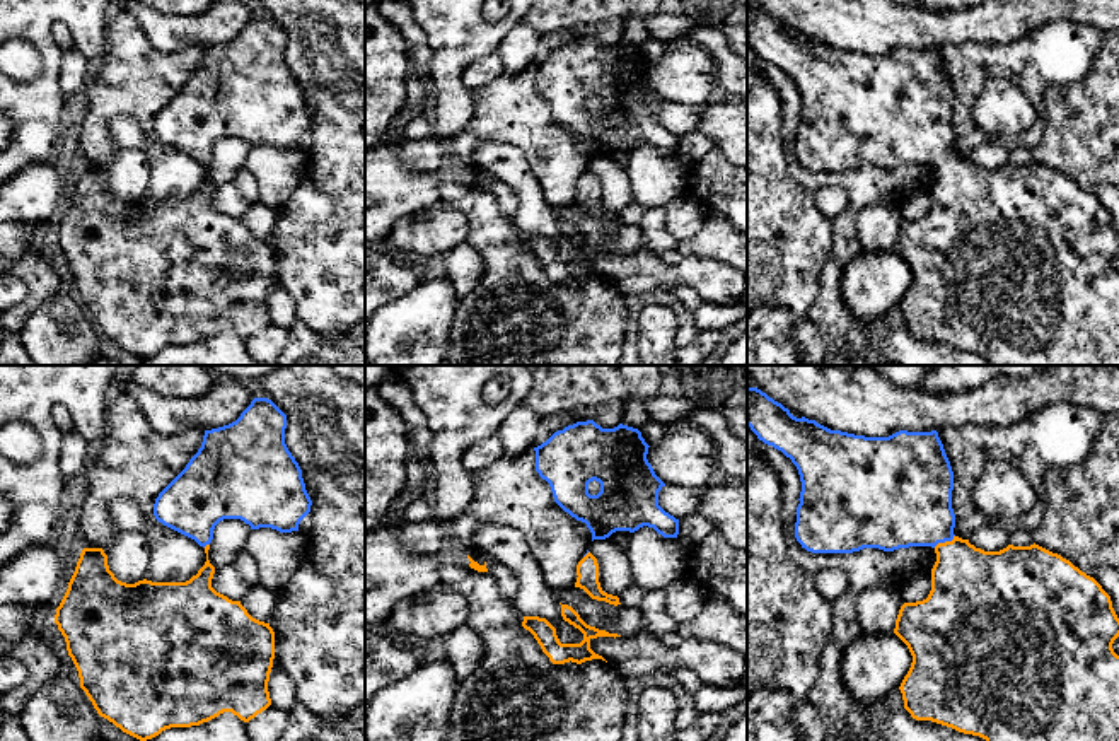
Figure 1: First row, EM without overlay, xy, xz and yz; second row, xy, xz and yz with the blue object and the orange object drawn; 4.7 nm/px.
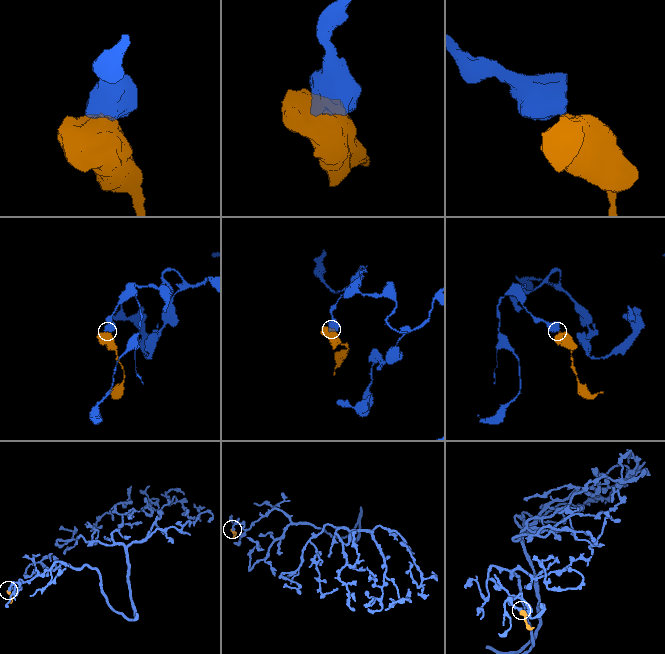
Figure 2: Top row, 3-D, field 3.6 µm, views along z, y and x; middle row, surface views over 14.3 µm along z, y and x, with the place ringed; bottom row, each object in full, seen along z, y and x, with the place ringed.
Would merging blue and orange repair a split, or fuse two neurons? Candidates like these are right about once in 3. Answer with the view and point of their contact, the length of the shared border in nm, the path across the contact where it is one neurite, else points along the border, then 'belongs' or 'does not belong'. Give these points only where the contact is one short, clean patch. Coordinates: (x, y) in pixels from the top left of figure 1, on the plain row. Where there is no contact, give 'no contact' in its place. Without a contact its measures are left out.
meets blue in yz at (944, 159); contact 120 nm long; runs through yz (908, 120), (944, 159), (969, 205); belongs

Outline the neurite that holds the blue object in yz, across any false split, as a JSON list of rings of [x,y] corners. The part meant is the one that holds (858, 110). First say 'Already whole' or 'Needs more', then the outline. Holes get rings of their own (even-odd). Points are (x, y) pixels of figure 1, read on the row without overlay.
Needs more. [[[747,5],[747,43],[798,87],[802,109],[795,155],[807,169],[935,167],[928,215],[904,220],[894,246],[913,273],[899,304],[904,326],[913,336],[979,353],[991,365],[1119,365],[1119,273],[1112,266],[1119,254],[1119,236],[1110,213],[1070,178],[1035,160],[984,169],[955,154],[954,89],[936,48],[899,48],[889,55],[831,48],[815,38],[793,34],[757,5]]]

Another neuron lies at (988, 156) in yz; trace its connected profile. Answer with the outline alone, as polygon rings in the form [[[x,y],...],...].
[[[983,143],[971,150],[967,157],[984,169],[1000,169],[1010,162],[1010,150],[994,143]]]

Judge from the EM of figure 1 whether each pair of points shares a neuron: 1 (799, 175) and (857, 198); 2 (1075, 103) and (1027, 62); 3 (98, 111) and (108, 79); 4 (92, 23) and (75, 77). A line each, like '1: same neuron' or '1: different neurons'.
1: same neuron
2: different neurons
3: same neuron
4: different neurons

